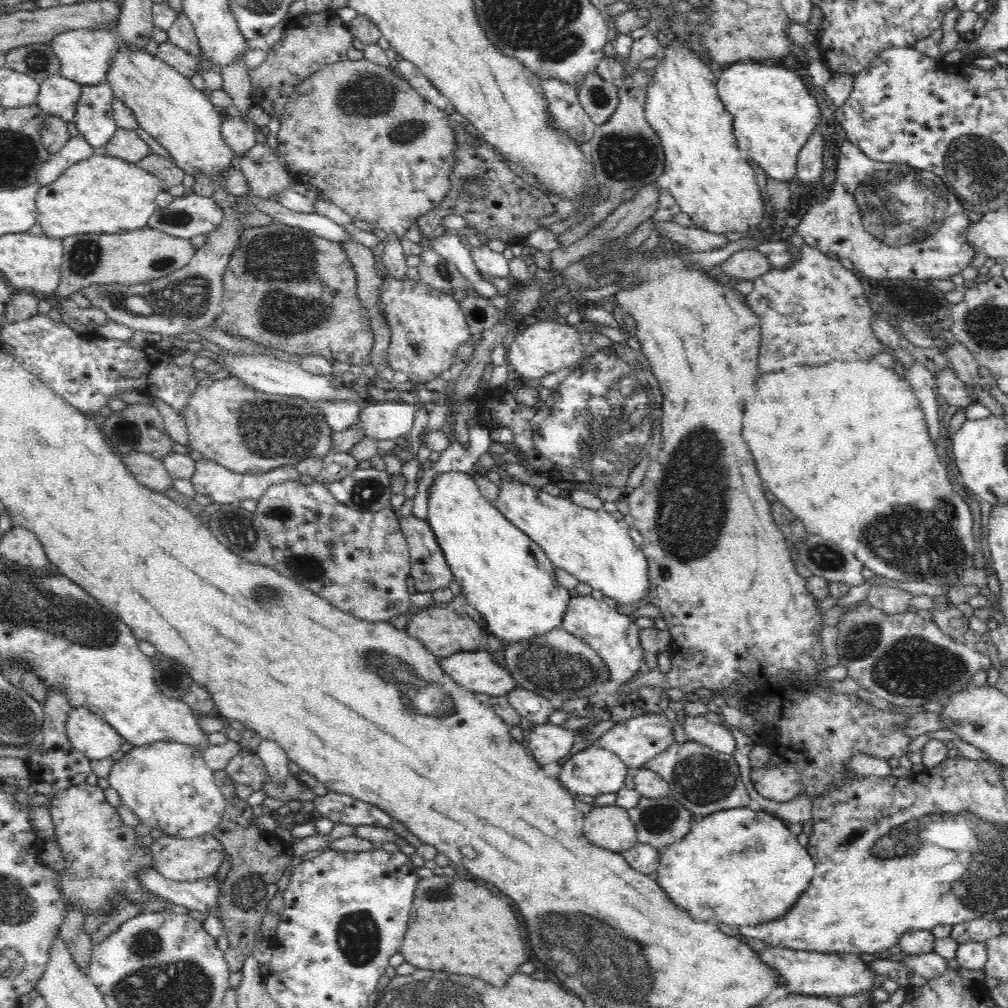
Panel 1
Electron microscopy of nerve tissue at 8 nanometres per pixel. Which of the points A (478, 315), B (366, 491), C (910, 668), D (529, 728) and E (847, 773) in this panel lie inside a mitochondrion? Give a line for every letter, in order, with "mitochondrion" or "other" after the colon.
A: other
B: mitochondrion
C: mitochondrion
D: other
E: other

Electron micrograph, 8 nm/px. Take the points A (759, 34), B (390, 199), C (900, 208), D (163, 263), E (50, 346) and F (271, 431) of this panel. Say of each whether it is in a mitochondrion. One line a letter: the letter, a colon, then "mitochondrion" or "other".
A: mitochondrion
B: other
C: mitochondrion
D: mitochondrion
E: other
F: mitochondrion

